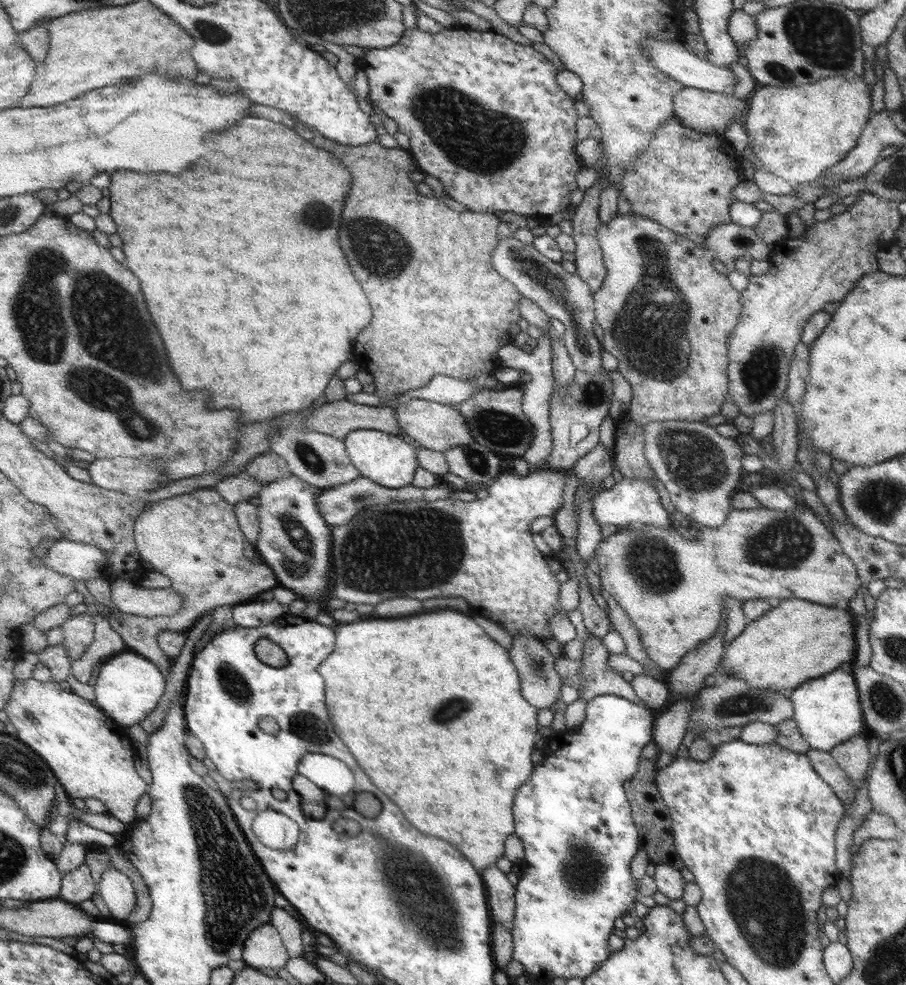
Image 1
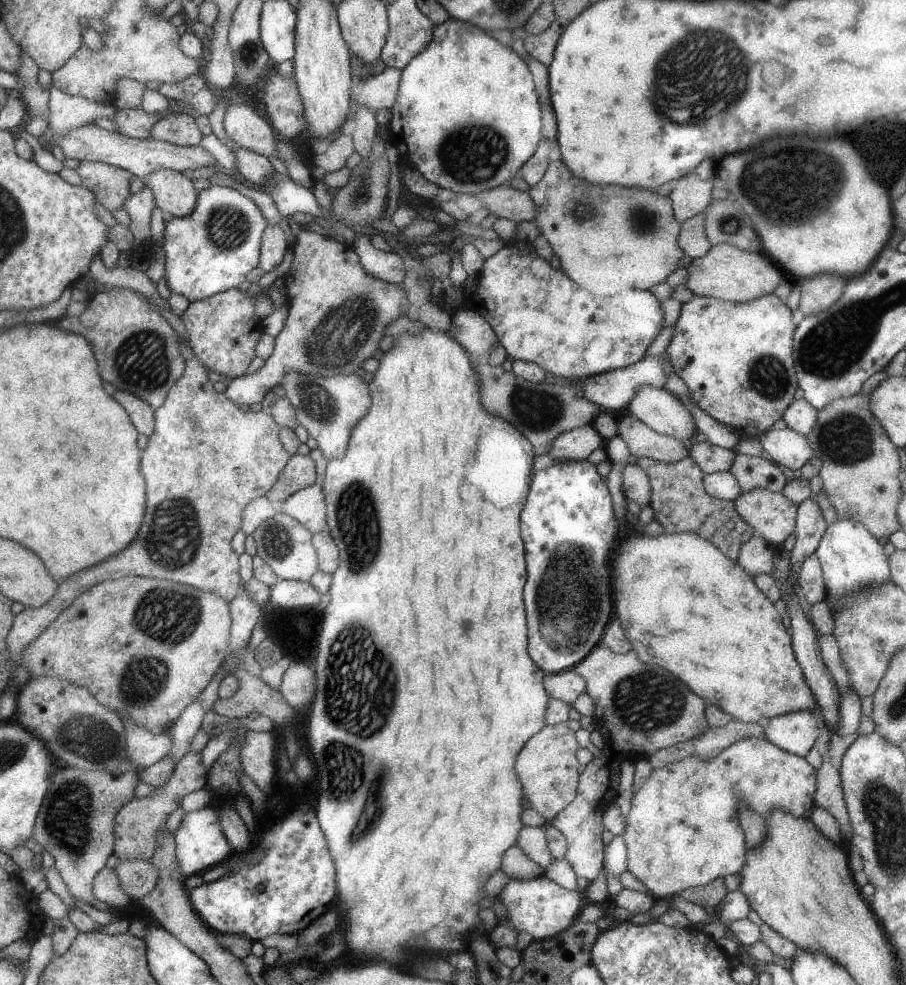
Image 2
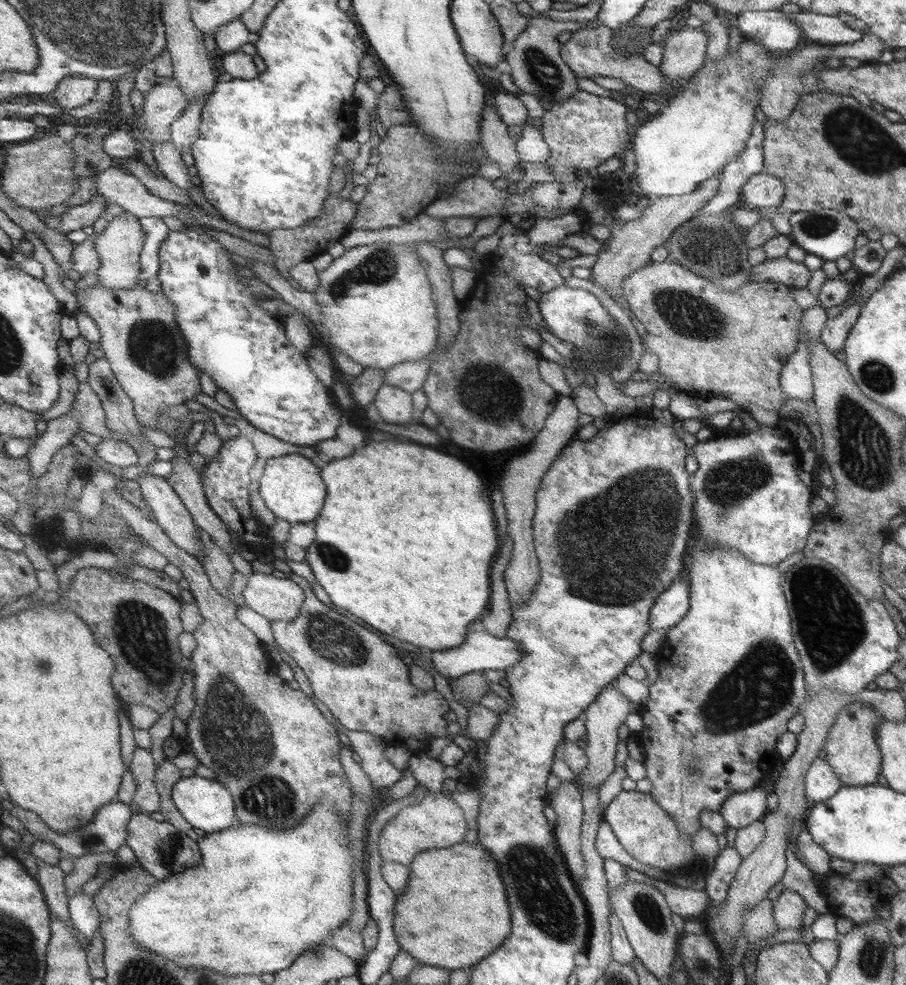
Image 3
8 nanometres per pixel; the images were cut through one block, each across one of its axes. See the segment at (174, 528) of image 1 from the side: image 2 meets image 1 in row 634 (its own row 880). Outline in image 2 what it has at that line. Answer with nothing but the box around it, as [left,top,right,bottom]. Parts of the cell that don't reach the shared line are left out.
[115,859,161,901]

